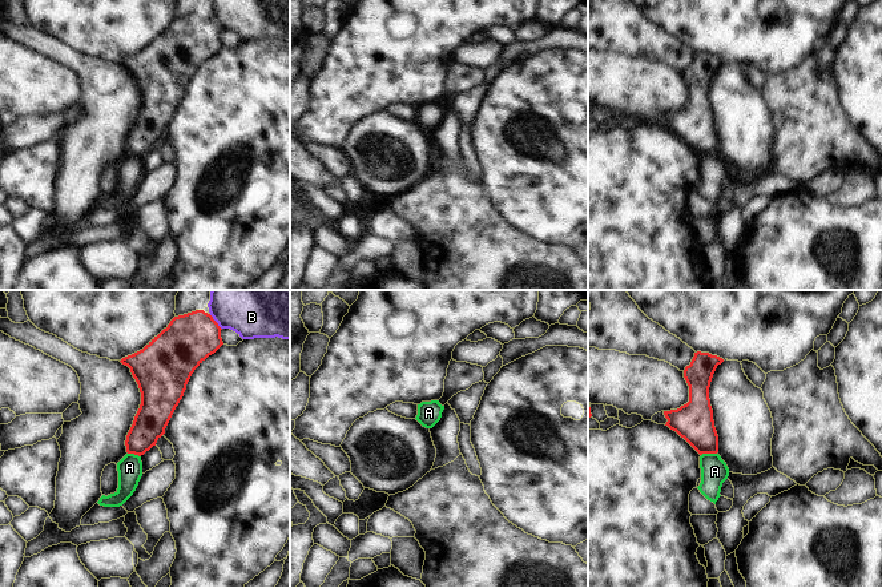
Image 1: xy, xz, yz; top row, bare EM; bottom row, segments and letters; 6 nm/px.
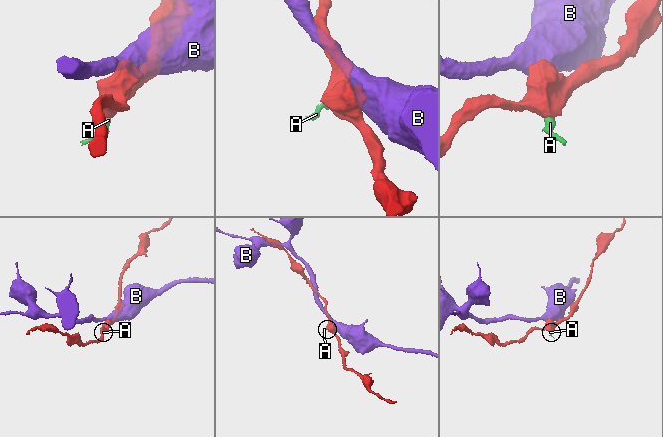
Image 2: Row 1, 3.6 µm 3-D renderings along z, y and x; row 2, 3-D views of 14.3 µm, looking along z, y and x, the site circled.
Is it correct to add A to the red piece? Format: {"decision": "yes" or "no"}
{"decision": "no"}

